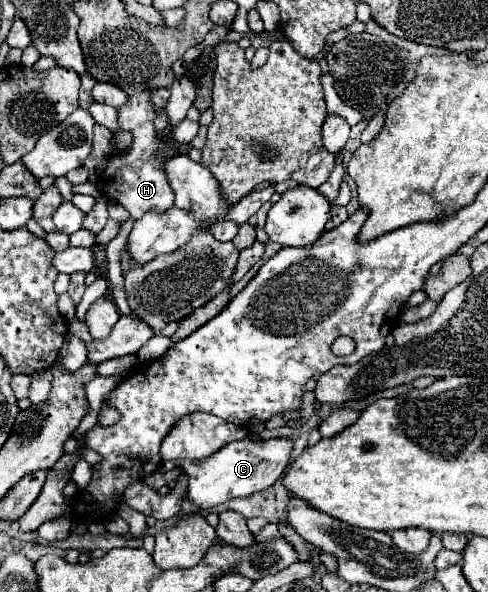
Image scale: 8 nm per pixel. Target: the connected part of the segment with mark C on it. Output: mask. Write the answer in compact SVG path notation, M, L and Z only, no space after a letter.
M244 438L240 442L232 442L232 444L224 446L210 460L202 460L202 462L196 462L196 464L192 464L192 460L182 460L180 466L190 476L188 498L198 510L212 510L212 508L216 508L216 506L220 506L228 500L246 498L254 492L266 490L284 472L286 464L288 464L290 450L292 450L290 440L274 438L274 440L252 442L252 440Z

